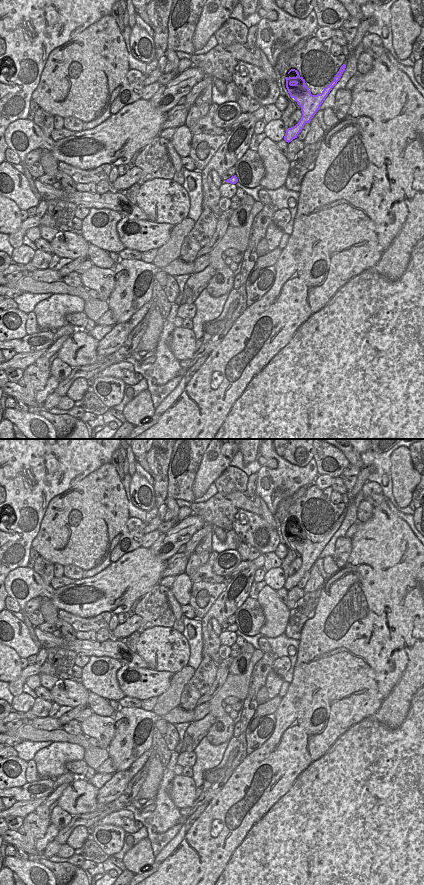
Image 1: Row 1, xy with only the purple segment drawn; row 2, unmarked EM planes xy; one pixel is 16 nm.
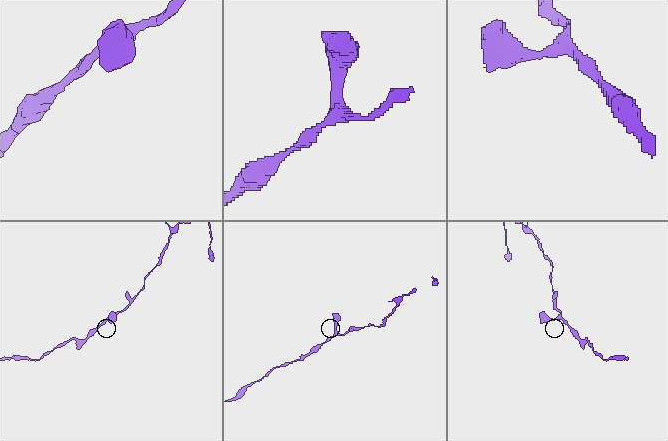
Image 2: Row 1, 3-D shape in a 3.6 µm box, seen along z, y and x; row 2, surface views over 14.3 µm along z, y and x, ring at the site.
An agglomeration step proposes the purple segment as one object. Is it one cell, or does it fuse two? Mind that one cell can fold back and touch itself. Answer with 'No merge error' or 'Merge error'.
No merge error

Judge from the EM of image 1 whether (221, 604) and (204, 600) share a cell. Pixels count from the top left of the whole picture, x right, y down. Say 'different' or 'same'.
different

